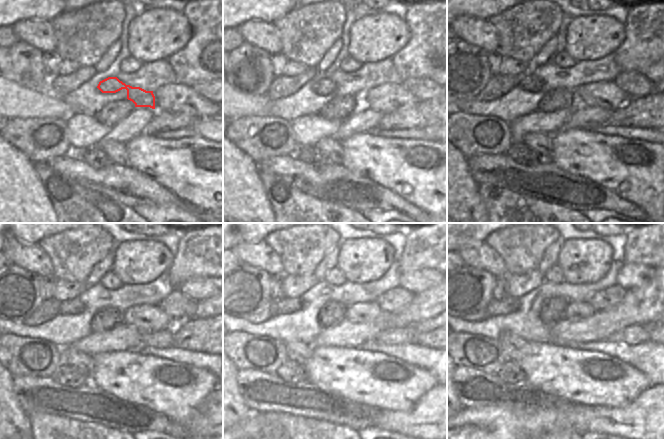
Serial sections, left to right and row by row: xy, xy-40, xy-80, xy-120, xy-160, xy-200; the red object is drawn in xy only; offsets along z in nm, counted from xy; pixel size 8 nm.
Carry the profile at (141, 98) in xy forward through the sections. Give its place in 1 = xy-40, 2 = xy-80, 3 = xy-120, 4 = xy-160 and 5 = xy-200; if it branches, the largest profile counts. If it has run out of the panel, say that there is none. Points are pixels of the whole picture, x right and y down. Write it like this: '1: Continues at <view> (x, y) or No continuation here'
1: Continues at xy-40 (325, 87)
2: Continues at xy-80 (531, 82)
3: Continues at xy-120 (74, 306)
4: Continues at xy-160 (287, 305)
5: Continues at xy-200 (510, 305)

